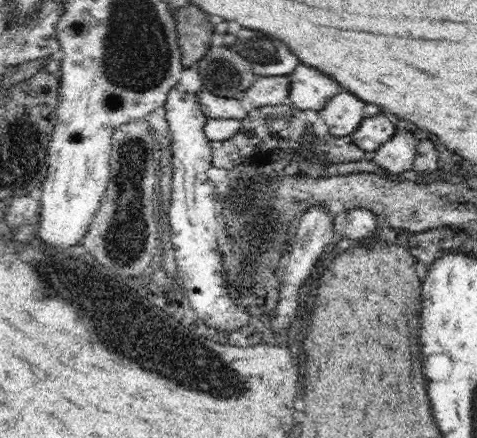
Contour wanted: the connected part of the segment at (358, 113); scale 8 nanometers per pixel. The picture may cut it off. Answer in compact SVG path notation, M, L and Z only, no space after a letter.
M340 90L319 111L328 126L327 135L339 137L356 131L363 119L364 106L366 103L361 98L350 91Z

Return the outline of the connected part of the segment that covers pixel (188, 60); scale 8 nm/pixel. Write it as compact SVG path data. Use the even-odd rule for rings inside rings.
M198 6L177 8L173 14L176 25L181 63L184 67L196 64L211 47L214 26Z

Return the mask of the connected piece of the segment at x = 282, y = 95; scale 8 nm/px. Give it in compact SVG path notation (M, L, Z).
M262 76L257 77L244 95L257 107L280 105L289 97L290 77Z

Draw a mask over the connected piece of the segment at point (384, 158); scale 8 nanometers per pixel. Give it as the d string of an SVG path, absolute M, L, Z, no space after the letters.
M408 129L397 130L390 140L375 150L373 161L388 175L403 176L406 170L413 170L413 160L419 142Z

